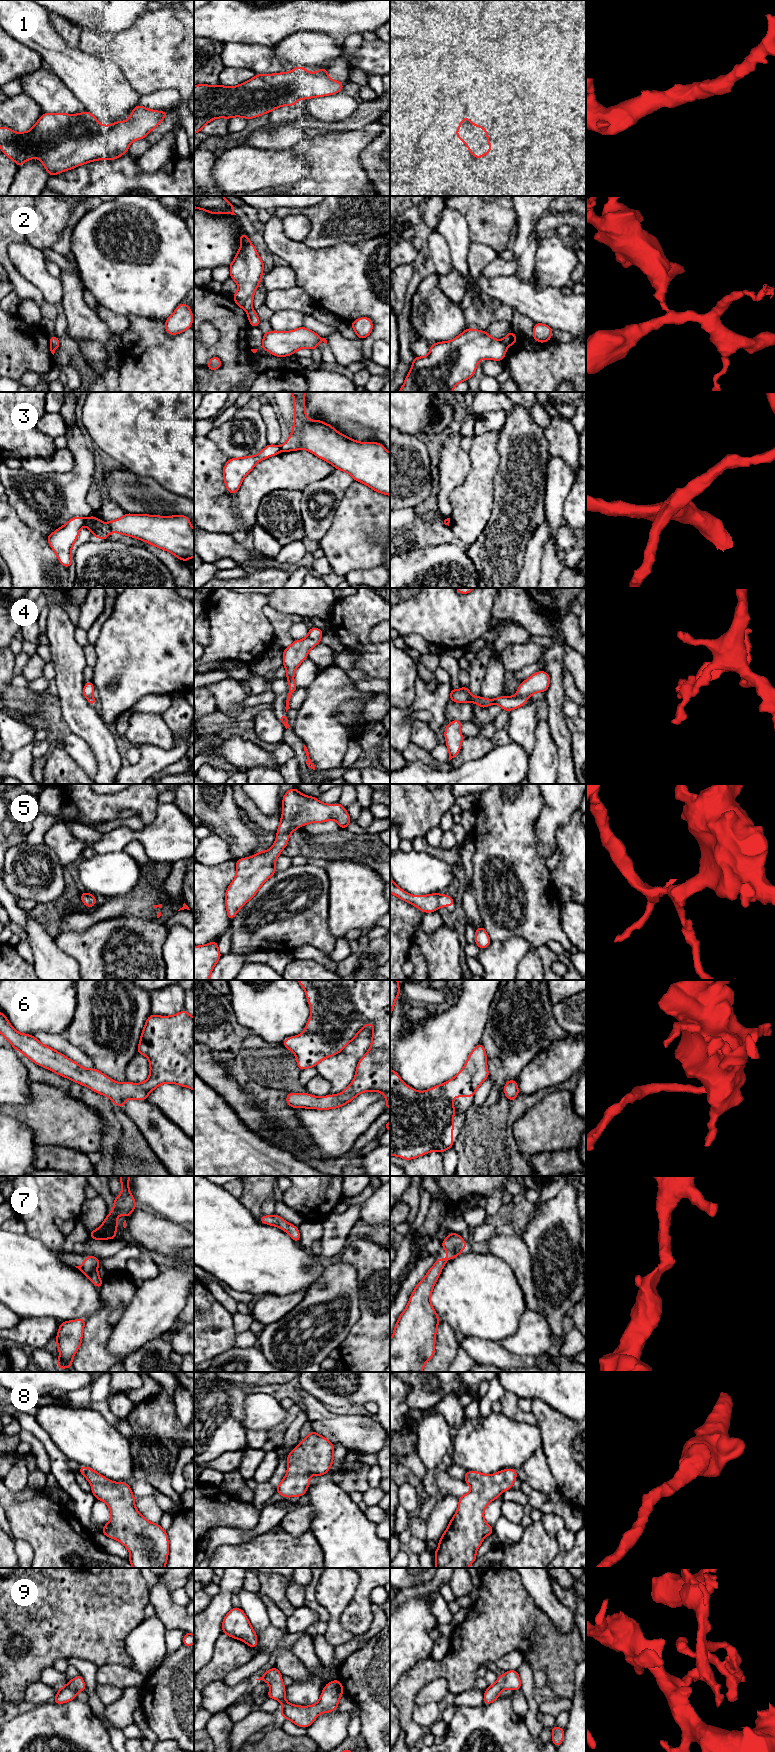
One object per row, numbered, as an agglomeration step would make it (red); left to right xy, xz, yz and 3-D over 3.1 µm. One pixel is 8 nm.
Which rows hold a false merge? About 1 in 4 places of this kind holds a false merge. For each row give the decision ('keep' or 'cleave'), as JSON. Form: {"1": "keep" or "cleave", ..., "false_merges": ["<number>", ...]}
{"1": "keep", "2": "cleave", "3": "cleave", "4": "cleave", "5": "keep", "6": "keep", "7": "keep", "8": "keep", "9": "keep", "false_merges": ["2", "3", "4"]}

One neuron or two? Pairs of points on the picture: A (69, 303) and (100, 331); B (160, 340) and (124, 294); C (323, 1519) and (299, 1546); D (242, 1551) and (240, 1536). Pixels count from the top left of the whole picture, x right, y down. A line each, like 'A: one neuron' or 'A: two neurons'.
A: one neuron
B: two neurons
C: two neurons
D: two neurons

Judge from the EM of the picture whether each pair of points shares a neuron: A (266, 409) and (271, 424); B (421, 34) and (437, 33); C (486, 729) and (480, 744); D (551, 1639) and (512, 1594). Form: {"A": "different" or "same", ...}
{"A": "same", "B": "different", "C": "different", "D": "same"}

